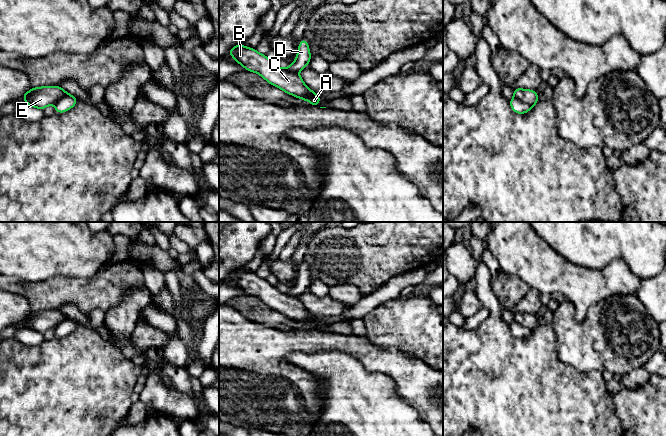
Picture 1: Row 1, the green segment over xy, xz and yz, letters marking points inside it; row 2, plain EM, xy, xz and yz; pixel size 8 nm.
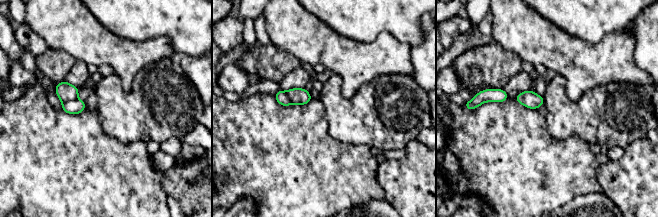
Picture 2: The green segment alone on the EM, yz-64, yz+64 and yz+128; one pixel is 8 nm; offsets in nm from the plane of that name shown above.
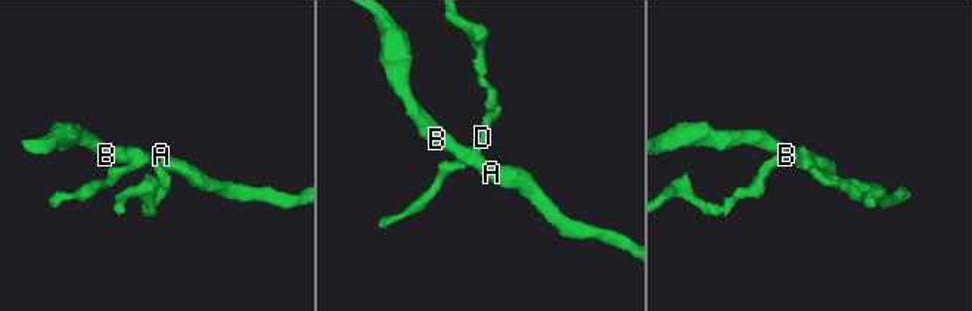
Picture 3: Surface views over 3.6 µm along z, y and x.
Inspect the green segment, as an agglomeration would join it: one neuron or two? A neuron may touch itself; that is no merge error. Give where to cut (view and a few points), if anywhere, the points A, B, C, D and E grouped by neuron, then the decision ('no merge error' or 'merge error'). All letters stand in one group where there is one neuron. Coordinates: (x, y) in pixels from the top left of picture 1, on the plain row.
cut in yz along (514, 320), (532, 330); A B C E / D; merge error

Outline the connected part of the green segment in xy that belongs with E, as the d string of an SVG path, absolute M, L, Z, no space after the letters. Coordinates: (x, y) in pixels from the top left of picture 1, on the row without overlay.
M61 310L32 311L23 318L22 322L26 329L43 334L49 329L56 328L67 316Z

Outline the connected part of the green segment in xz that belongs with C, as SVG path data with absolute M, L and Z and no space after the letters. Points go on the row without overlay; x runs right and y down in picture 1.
M239 267L229 274L228 279L232 280L246 295L256 296L269 308L280 312L285 317L311 326L311 331L318 331L318 327L322 324L316 316L305 309L297 297L290 297L278 291L275 286L257 276L255 272L244 271Z

